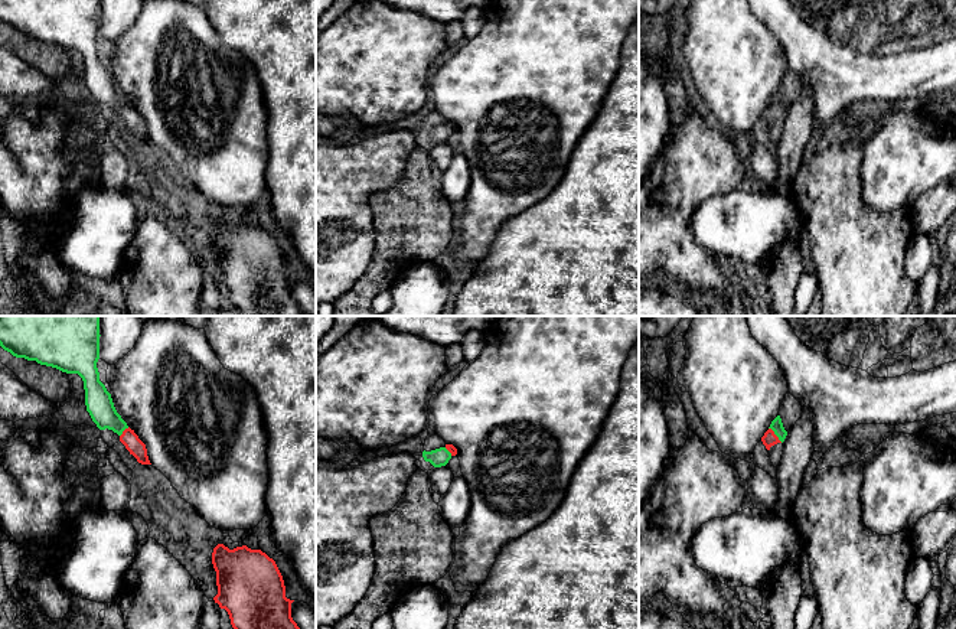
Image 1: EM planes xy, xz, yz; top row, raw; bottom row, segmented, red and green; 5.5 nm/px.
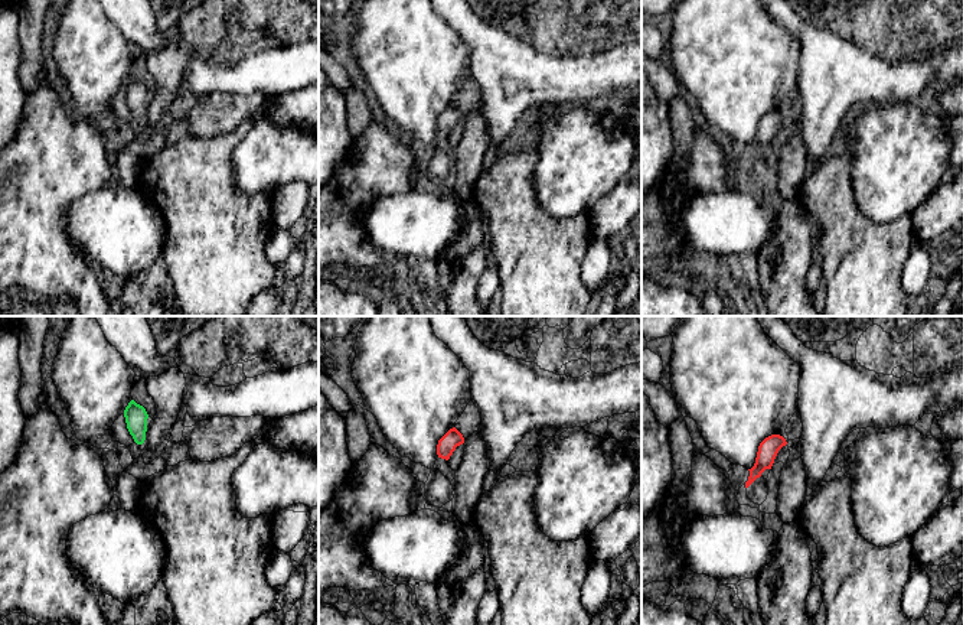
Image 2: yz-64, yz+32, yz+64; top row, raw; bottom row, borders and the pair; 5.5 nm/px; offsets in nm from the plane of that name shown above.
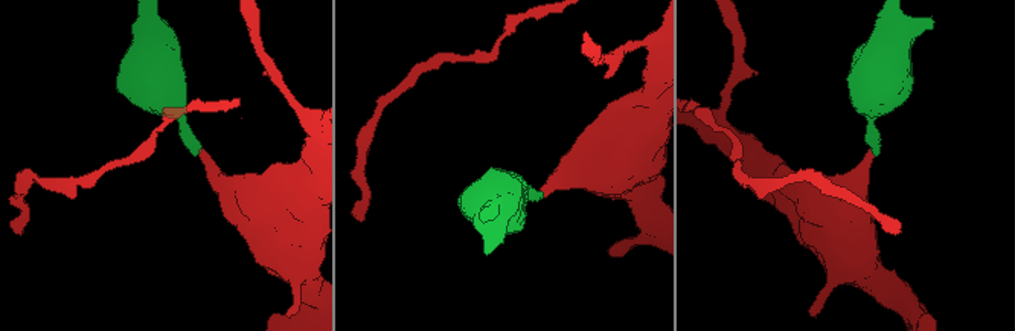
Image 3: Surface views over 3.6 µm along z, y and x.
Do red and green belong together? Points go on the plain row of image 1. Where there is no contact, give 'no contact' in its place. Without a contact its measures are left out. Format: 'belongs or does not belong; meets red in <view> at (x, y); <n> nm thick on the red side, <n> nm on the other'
belongs; meets red in yz at (775, 111); 80 nm thick on the red side, 70 nm on the other

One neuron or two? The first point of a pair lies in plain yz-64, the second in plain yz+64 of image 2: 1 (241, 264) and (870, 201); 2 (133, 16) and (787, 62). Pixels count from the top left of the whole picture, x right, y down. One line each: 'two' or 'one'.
1: two
2: two

